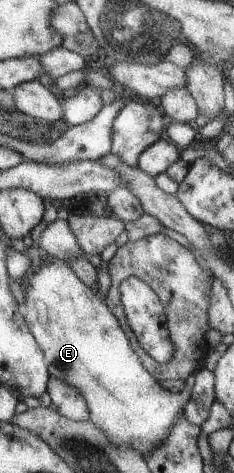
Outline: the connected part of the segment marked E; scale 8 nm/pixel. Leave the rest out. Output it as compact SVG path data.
M58 257L41 259L40 268L30 273L29 284L25 289L25 314L30 332L42 348L51 376L65 380L86 399L89 418L101 428L117 448L122 445L132 447L140 455L149 455L160 443L166 440L169 430L174 426L177 416L182 414L185 404L191 398L194 386L193 375L185 380L179 393L165 389L139 361L126 333L108 305L102 301L98 292L86 286L67 260Z

